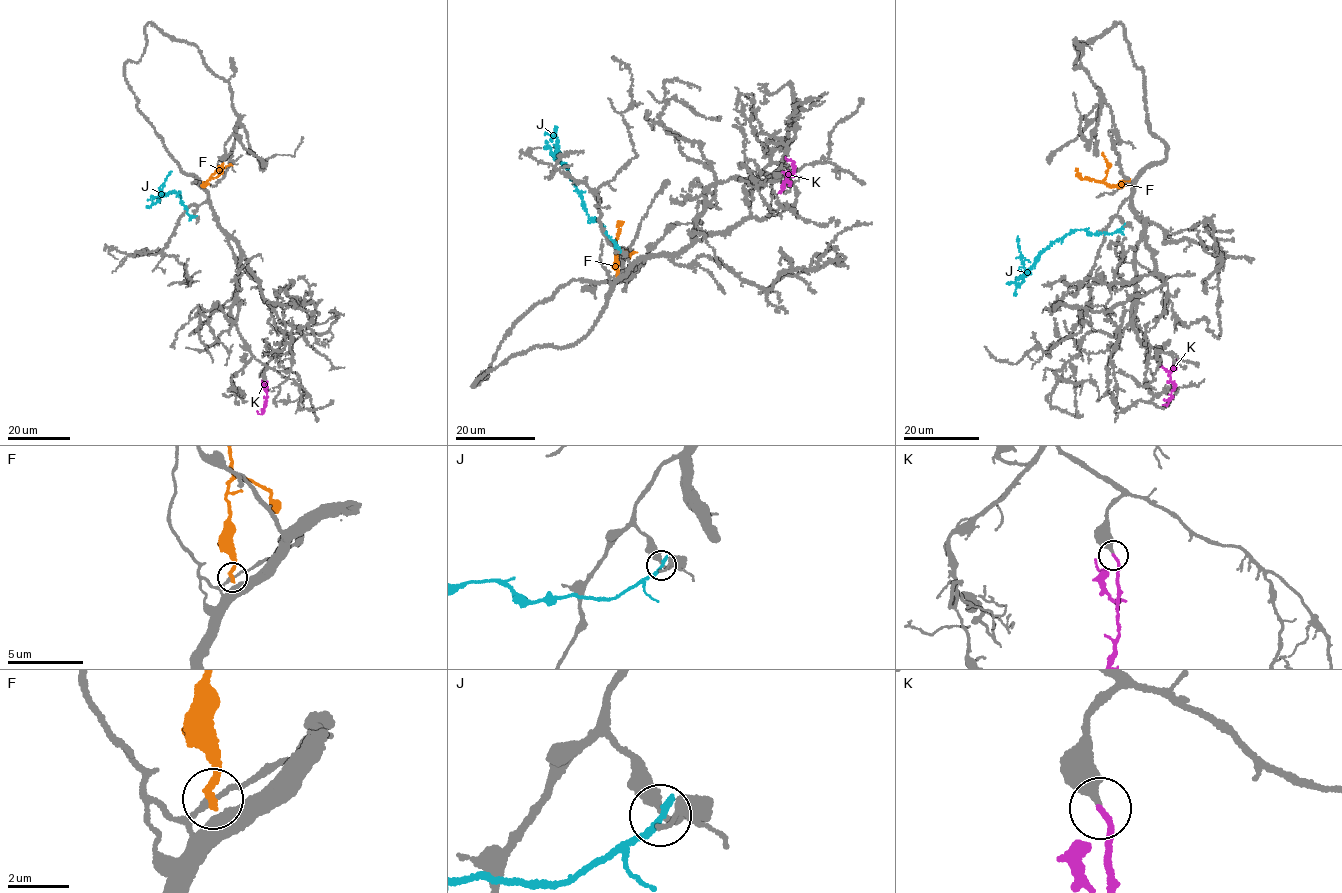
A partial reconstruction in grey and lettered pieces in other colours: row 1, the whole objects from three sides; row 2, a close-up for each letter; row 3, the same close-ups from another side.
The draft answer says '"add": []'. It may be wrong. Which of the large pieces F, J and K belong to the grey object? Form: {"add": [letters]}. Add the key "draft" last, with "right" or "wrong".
{"add": [], "draft": "right"}

